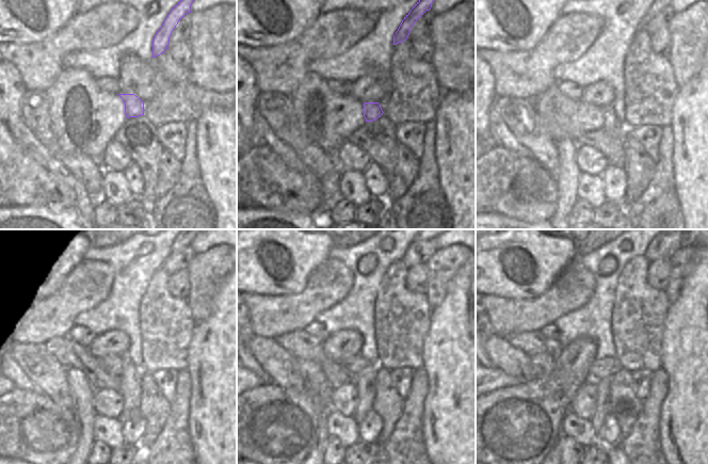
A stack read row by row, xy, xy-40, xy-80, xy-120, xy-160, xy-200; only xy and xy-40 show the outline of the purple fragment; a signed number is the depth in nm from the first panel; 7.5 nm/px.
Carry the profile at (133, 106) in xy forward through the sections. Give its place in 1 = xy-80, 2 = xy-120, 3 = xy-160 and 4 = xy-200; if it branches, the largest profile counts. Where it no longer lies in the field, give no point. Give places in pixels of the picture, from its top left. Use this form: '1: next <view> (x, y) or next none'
1: next xy-80 (610, 123)
2: next xy-120 (129, 387)
3: next xy-160 (365, 381)
4: next xy-200 (601, 411)

